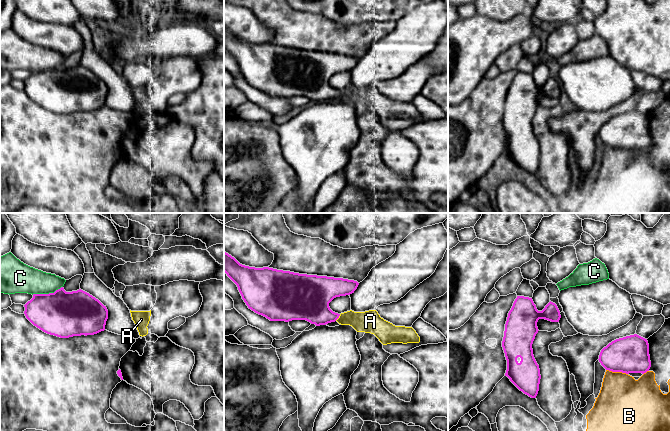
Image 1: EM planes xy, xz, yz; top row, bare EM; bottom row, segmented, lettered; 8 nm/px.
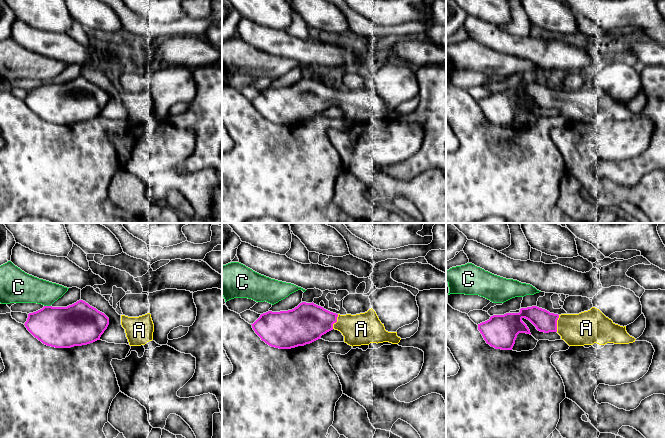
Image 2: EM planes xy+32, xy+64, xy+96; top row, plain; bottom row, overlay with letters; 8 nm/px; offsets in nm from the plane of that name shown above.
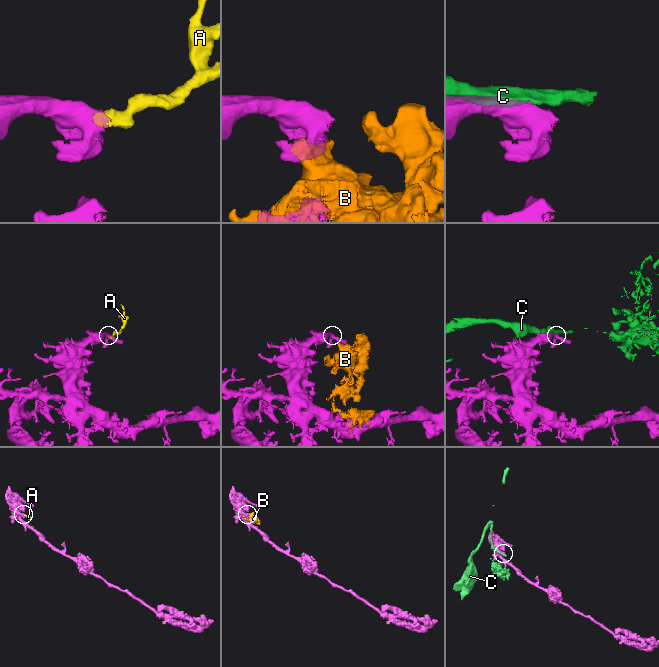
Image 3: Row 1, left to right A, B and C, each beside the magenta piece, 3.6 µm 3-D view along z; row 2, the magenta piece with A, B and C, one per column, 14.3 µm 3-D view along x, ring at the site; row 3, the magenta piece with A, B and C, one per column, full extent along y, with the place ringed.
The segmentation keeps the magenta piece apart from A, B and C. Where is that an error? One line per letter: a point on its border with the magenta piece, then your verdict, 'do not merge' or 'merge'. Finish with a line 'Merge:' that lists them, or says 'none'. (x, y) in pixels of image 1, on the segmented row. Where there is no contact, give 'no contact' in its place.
A: meets magenta in xz at (338, 317); merge
B: meets magenta in yz at (617, 371); do not merge
C: meets magenta in xy at (47, 294); do not merge
Merge: A

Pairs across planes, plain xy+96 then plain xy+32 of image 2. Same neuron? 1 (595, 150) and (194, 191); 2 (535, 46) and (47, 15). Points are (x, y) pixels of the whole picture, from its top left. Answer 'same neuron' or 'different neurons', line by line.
1: same neuron
2: different neurons

